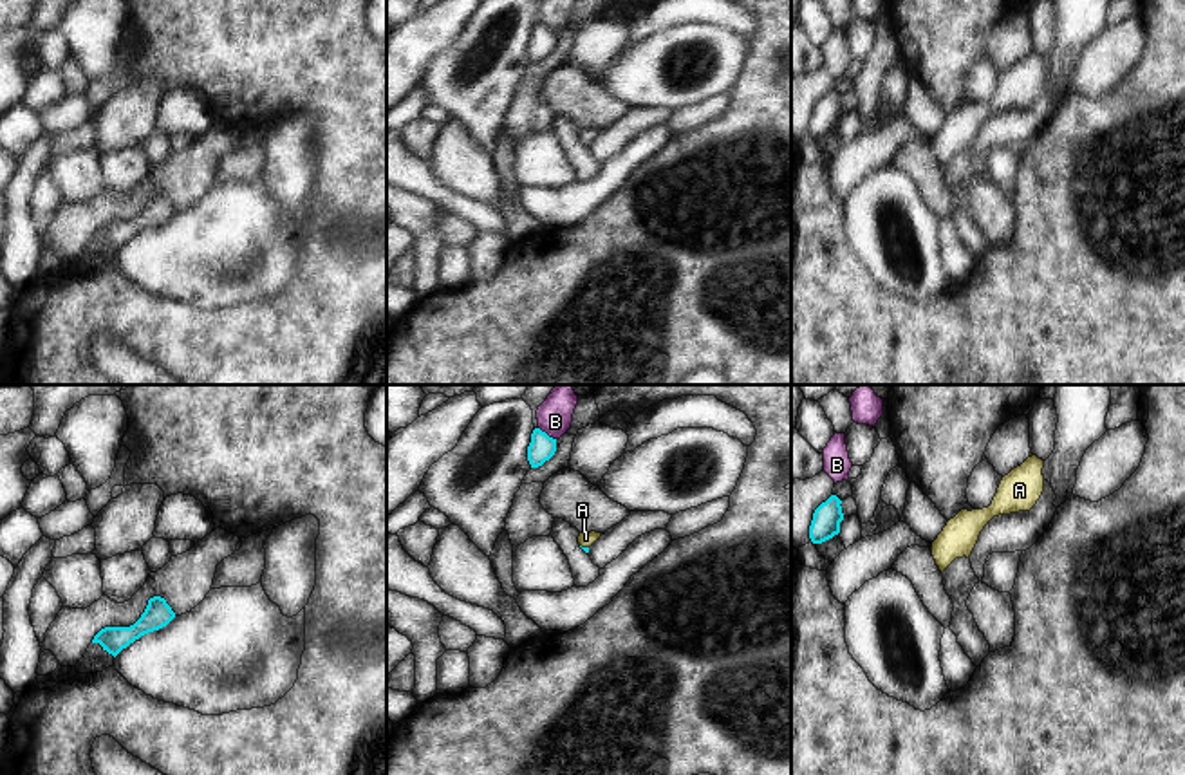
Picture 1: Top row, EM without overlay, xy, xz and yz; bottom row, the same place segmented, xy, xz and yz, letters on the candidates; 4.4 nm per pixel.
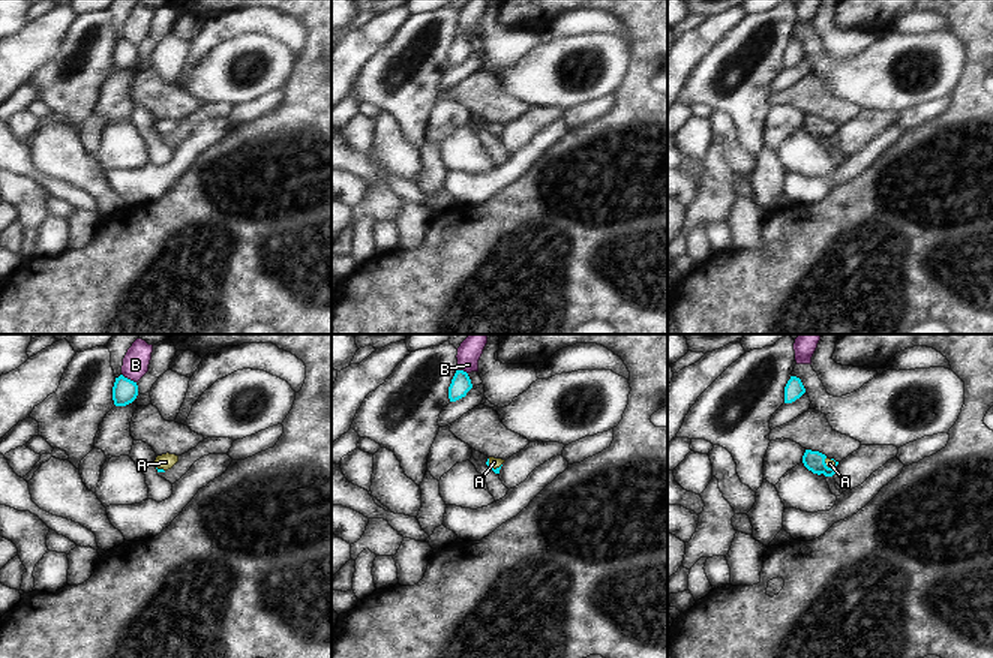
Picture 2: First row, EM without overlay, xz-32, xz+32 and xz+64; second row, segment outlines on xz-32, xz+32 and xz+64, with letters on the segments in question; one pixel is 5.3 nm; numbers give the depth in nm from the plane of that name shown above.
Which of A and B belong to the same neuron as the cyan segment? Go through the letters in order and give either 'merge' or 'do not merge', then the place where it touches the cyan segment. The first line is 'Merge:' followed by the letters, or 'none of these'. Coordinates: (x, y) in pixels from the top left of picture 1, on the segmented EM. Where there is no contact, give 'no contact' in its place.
Merge: A
A: merge | xz (584, 548)
B: do not merge | xz (546, 434)

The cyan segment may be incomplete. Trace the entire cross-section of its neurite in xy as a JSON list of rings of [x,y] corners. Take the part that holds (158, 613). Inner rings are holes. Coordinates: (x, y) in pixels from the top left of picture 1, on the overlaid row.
[[[154,596],[141,618],[130,627],[105,627],[101,629],[92,643],[99,643],[103,650],[114,658],[141,636],[166,627],[175,618],[175,612],[164,598]]]

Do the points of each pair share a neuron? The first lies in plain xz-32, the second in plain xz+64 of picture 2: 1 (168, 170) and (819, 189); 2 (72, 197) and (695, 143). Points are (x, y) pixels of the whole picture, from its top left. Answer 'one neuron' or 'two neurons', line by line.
1: one neuron
2: two neurons

